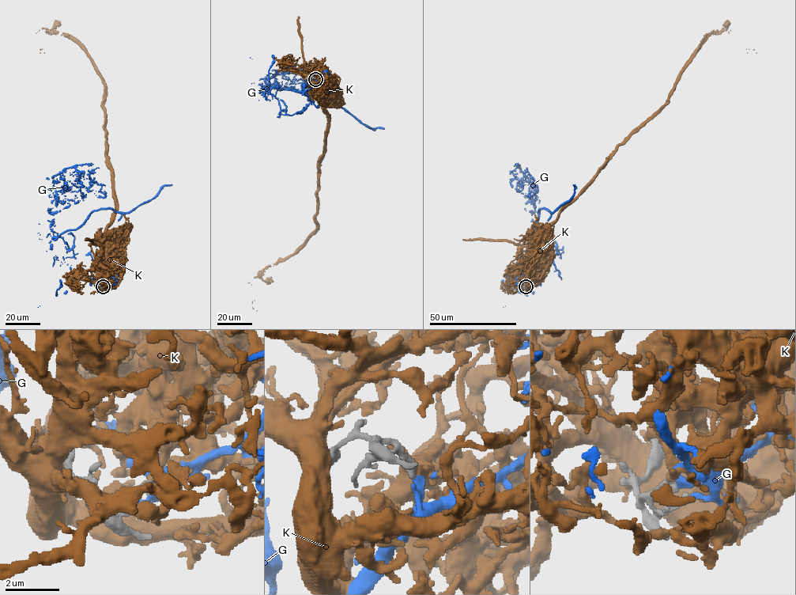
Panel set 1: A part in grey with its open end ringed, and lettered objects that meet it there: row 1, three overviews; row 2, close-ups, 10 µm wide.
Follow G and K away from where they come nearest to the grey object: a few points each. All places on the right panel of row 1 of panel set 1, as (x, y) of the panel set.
G: (525, 286), (537, 282), (546, 233), (532, 218), (529, 174), (521, 184), (531, 191)
K: (525, 286), (541, 266), (544, 233), (617, 147), (666, 102), (682, 67), (711, 32), (730, 30), (756, 53)

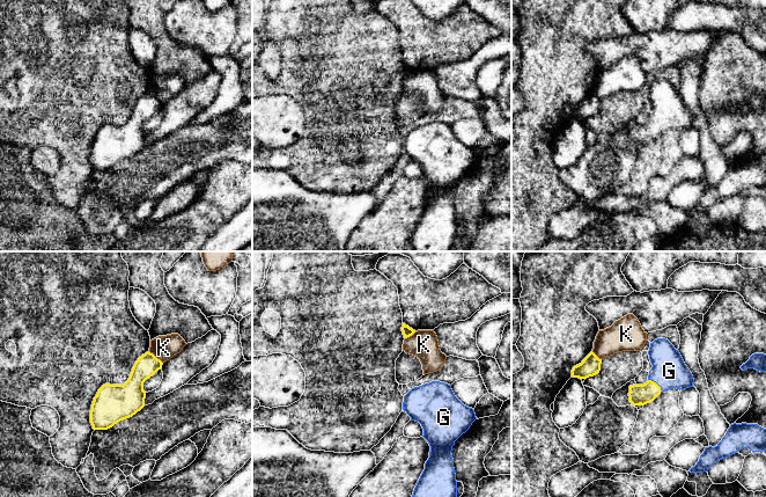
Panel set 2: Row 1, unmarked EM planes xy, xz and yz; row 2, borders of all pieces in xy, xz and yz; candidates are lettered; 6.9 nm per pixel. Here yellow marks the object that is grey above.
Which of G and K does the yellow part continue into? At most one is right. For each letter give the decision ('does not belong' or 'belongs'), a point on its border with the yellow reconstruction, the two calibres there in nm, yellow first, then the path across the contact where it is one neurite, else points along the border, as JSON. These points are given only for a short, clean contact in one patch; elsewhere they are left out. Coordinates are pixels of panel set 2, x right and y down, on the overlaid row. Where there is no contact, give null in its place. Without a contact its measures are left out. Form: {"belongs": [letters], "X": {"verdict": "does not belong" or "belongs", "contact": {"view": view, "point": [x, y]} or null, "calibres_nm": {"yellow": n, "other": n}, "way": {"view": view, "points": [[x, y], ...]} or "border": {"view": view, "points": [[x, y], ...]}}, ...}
{"belongs": ["G"], "G": {"verdict": "belongs", "contact": {"view": "yz", "point": [656, 384]}, "calibres_nm": {"yellow": 140, "other": 240}, "way": {"view": "yz", "points": [[639, 394], [647, 393], [656, 384], [669, 371]]}}, "K": {"verdict": "does not belong", "contact": {"view": "xy", "point": [154, 356]}, "calibres_nm": {"yellow": 160, "other": 170}, "border": {"view": "xy", "points": [[148, 351], [162, 363]]}}}

